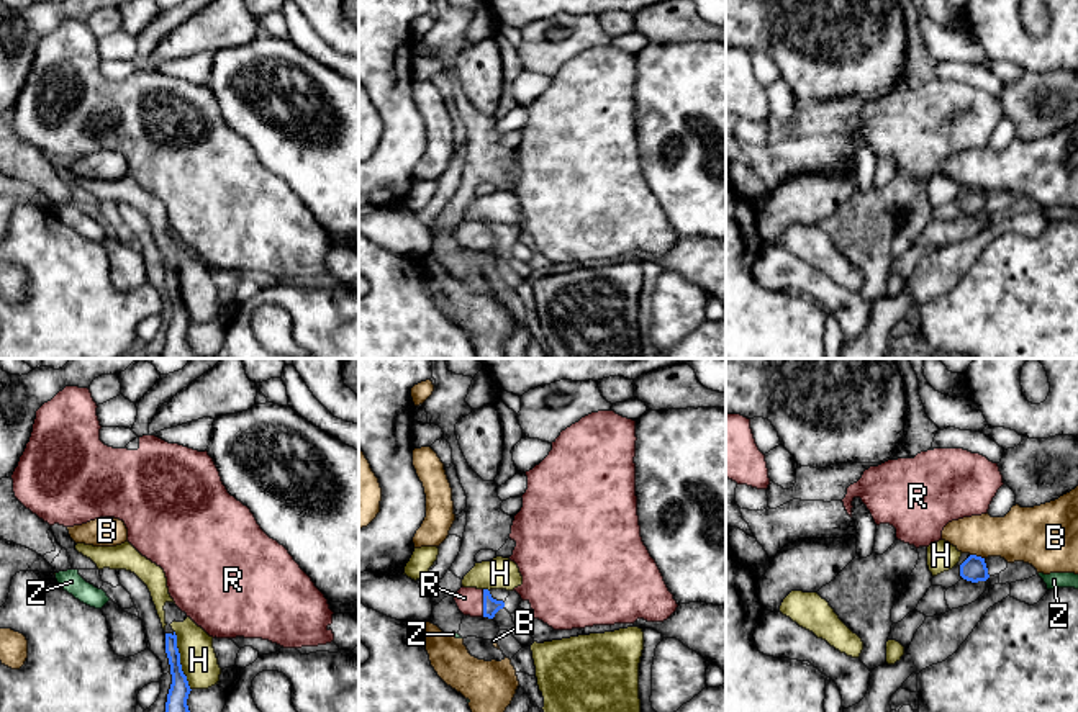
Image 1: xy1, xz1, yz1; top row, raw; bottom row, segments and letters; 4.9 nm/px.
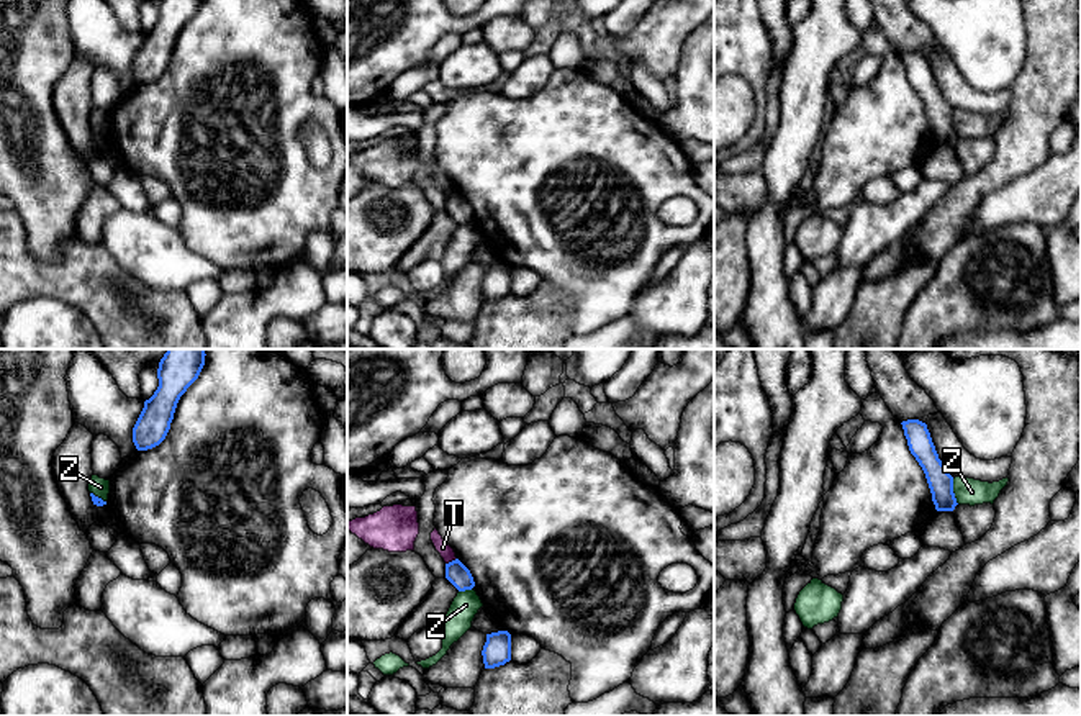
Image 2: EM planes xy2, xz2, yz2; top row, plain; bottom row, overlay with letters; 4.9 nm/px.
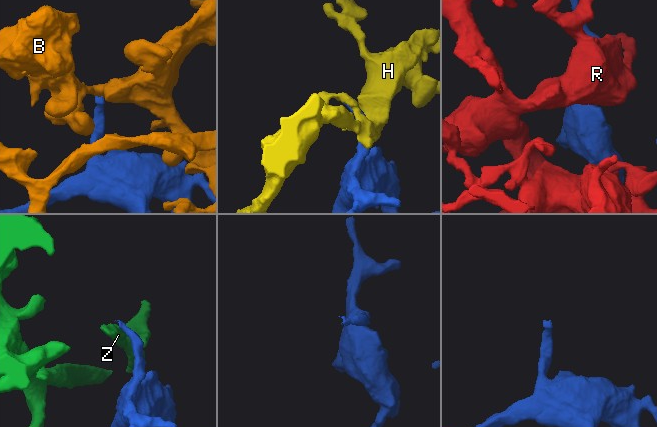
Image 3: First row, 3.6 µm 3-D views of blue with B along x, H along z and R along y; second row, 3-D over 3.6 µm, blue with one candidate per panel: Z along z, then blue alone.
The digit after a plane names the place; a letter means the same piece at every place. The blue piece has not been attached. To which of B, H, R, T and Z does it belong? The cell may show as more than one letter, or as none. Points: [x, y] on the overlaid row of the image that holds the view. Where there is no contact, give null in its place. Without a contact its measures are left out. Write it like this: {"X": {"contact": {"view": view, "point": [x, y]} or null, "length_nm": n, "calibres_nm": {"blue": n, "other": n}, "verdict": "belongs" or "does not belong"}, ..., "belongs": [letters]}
{"B": {"contact": {"view": "yz1", "point": [975, 555]}, "length_nm": 80, "calibres_nm": {"blue": 120, "other": 260}, "verdict": "does not belong"}, "H": {"contact": {"view": "xy1", "point": [179, 660]}, "length_nm": 300, "calibres_nm": {"blue": 100, "other": 180}, "verdict": "does not belong"}, "R": {"contact": {"view": "xz1", "point": [484, 603]}, "length_nm": 140, "calibres_nm": {"blue": 80, "other": 130}, "verdict": "belongs"}, "T": {"contact": {"view": "xz2", "point": [452, 561]}, "length_nm": 70, "calibres_nm": {"blue": 110, "other": 70}, "verdict": "does not belong"}, "Z": {"contact": {"view": "yz2", "point": [952, 492]}, "length_nm": 130, "calibres_nm": {"blue": 120, "other": 130}, "verdict": "does not belong"}, "belongs": ["R"]}

